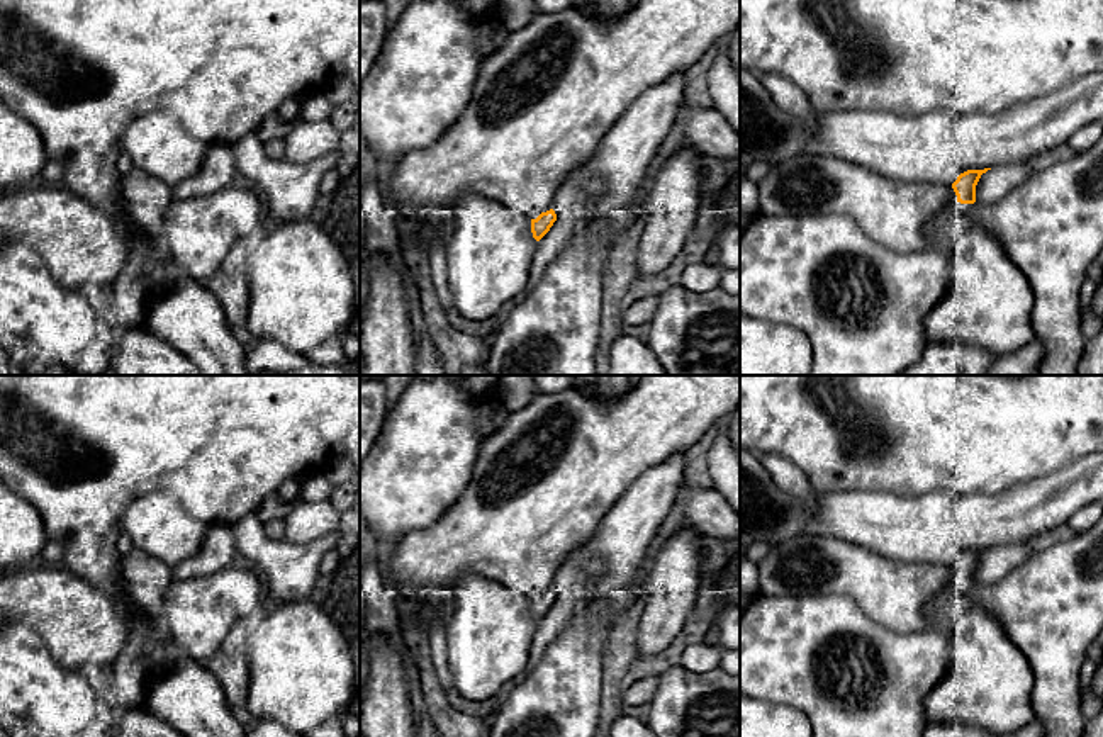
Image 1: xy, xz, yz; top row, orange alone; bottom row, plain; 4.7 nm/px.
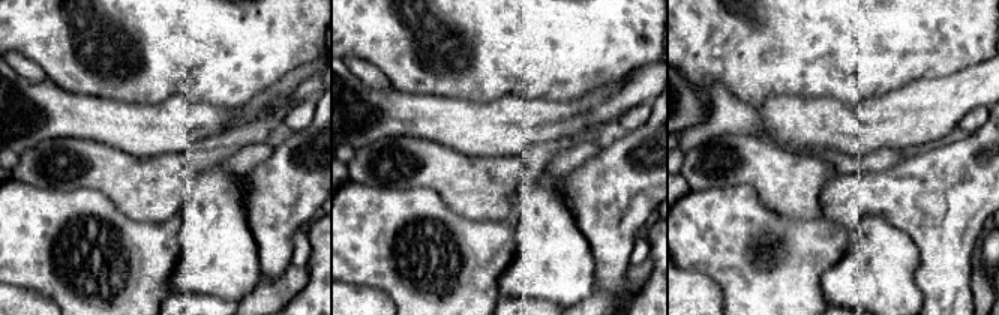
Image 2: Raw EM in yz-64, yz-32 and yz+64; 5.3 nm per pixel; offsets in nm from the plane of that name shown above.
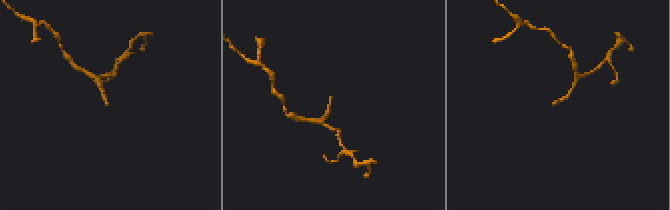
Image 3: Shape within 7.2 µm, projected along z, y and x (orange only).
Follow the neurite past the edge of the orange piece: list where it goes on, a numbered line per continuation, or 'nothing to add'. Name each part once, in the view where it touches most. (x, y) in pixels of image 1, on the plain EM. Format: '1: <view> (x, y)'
1: xz (543, 481)

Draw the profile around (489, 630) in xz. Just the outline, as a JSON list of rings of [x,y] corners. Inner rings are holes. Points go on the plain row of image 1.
[[[477,577],[456,584],[453,608],[446,618],[445,664],[453,676],[453,689],[468,700],[494,698],[499,689],[528,671],[529,650],[538,622],[531,599]]]

